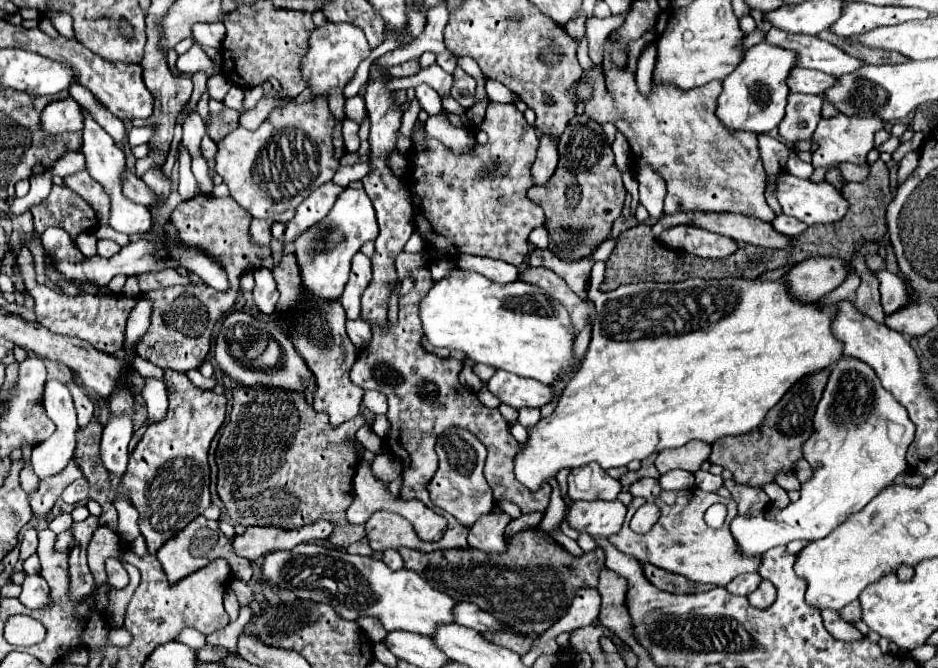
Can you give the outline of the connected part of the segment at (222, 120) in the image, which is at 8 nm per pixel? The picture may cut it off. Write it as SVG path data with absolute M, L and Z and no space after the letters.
M225 108L221 114L217 116L209 116L209 136L219 142L223 136L227 136L227 132L235 130L235 126L239 126L239 112Z

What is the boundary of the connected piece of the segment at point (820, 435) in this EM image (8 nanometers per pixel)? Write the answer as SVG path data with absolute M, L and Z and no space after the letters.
M841 356L837 364L833 366L829 374L829 382L825 386L823 398L817 404L817 412L813 418L813 436L803 446L803 458L813 466L813 478L801 486L801 498L797 502L791 502L783 510L755 510L745 516L737 516L731 522L731 534L737 542L737 550L743 556L757 556L767 552L775 546L785 546L791 540L819 540L825 538L829 532L833 532L845 514L855 514L863 510L871 498L875 498L883 488L895 482L895 478L907 468L905 452L911 444L915 424L909 420L907 410L893 398L891 392L887 392L875 370L871 370L869 364L863 360Z

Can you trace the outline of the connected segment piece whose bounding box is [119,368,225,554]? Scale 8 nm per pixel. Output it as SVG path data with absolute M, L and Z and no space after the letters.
M165 368L165 388L169 410L161 422L147 428L141 442L129 456L119 494L129 494L139 510L139 528L147 542L147 552L155 554L169 538L179 534L193 518L211 504L207 452L213 436L225 420L225 396L197 388L187 374Z

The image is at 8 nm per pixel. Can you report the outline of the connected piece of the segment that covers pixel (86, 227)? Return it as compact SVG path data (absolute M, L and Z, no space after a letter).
M53 186L51 194L31 208L37 236L49 226L63 226L71 238L79 232L93 232L97 228L97 216L93 208L65 186Z

